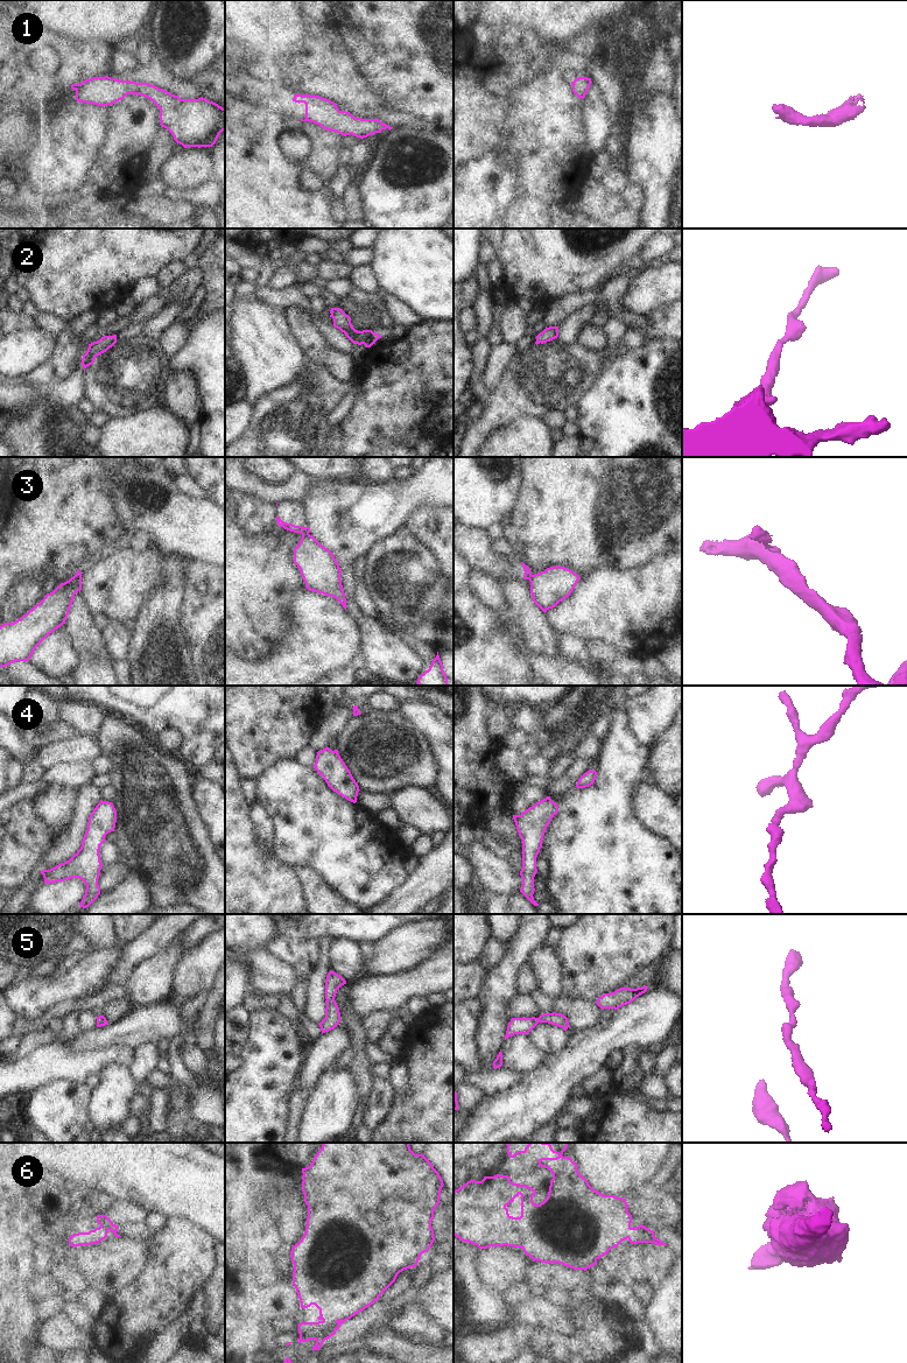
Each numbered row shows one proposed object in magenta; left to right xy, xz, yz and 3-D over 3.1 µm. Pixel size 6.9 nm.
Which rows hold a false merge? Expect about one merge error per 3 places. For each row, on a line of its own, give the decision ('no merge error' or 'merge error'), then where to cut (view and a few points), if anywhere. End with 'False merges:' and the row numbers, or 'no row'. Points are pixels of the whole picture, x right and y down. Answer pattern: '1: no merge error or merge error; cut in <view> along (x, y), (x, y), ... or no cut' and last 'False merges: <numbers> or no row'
1: no merge error; no cut
2: no merge error; no cut
3: merge error; cut in xz along (302, 533), (308, 534)
4: no merge error; no cut
5: no merge error; no cut
6: no merge error; no cut
False merges: 3

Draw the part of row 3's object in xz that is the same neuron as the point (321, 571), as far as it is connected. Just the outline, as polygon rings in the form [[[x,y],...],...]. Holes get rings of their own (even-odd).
[[[302,534],[294,548],[294,563],[298,567],[305,588],[336,598],[346,610],[342,585],[342,570],[333,554],[310,534]]]

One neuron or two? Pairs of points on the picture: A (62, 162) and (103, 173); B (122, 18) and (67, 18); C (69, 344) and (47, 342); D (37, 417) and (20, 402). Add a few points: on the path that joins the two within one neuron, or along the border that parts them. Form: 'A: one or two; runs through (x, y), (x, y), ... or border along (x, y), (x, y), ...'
A: two; border along (104, 145), (96, 160), (96, 164), (76, 189)
B: one; runs through (109, 18), (81, 18)
C: two; border along (56, 337), (54, 352), (48, 360)
D: two; border along (40, 385), (39, 404), (12, 422)

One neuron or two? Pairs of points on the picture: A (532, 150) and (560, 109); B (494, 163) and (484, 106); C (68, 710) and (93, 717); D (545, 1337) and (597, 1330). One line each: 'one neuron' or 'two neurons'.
A: one neuron
B: two neurons
C: one neuron
D: one neuron

